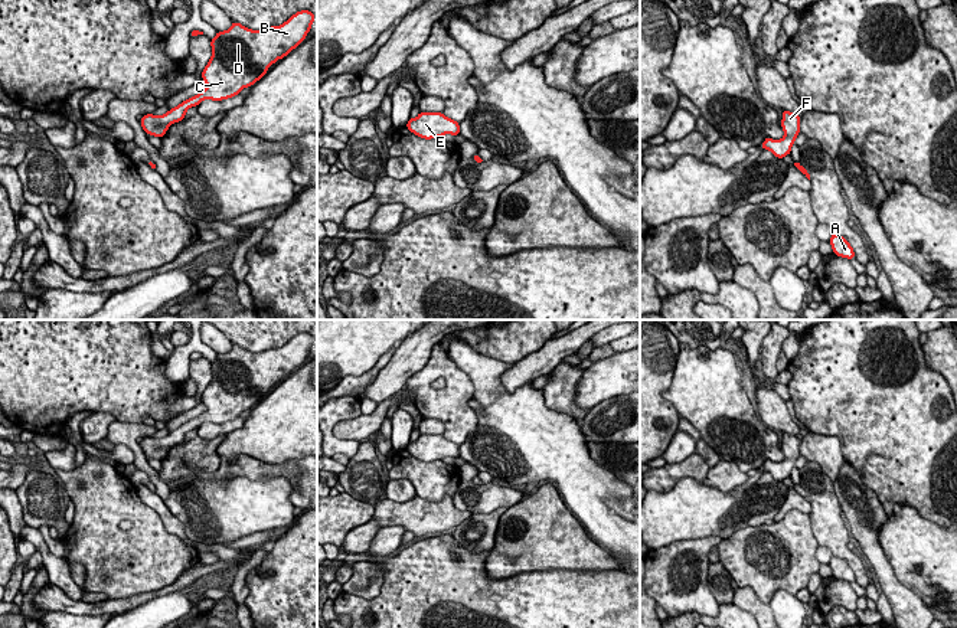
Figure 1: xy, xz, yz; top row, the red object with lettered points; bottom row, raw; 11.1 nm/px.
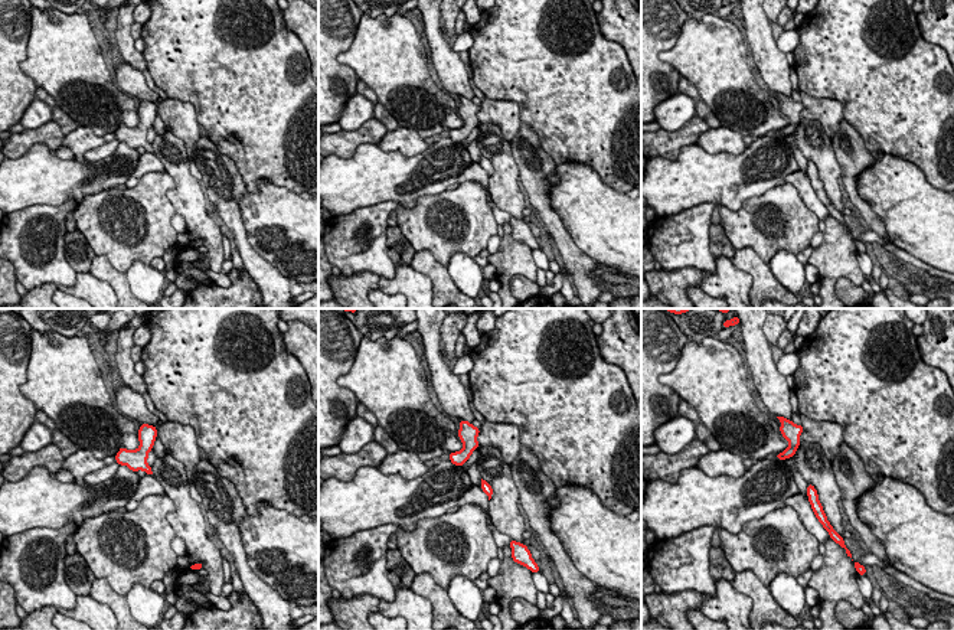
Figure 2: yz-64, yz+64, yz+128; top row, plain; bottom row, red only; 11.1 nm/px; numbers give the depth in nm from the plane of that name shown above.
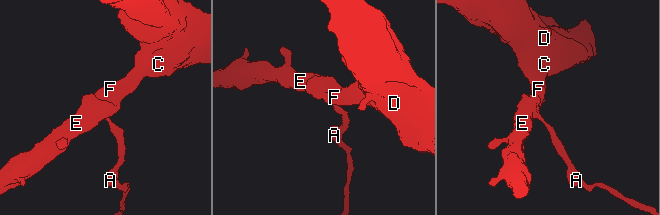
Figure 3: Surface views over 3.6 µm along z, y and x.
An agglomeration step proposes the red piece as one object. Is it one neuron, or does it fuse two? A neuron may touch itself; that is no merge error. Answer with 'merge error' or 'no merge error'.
no merge error

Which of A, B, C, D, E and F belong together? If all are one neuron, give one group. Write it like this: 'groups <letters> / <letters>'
groups A B C D E F

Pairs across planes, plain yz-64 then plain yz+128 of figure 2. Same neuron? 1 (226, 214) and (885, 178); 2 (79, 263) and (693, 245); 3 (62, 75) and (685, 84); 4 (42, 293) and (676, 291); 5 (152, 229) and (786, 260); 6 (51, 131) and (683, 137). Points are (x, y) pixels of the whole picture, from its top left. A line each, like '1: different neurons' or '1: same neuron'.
1: different neurons
2: different neurons
3: different neurons
4: same neuron
5: different neurons
6: same neuron

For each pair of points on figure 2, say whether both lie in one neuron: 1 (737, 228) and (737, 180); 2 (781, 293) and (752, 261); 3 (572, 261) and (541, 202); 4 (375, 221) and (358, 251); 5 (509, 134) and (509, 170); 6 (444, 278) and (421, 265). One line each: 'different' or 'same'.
1: different
2: same
3: same
4: same
5: different
6: same

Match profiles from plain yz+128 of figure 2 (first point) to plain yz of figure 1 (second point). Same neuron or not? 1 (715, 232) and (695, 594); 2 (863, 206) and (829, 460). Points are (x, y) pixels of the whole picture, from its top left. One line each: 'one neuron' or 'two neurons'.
1: two neurons
2: two neurons

